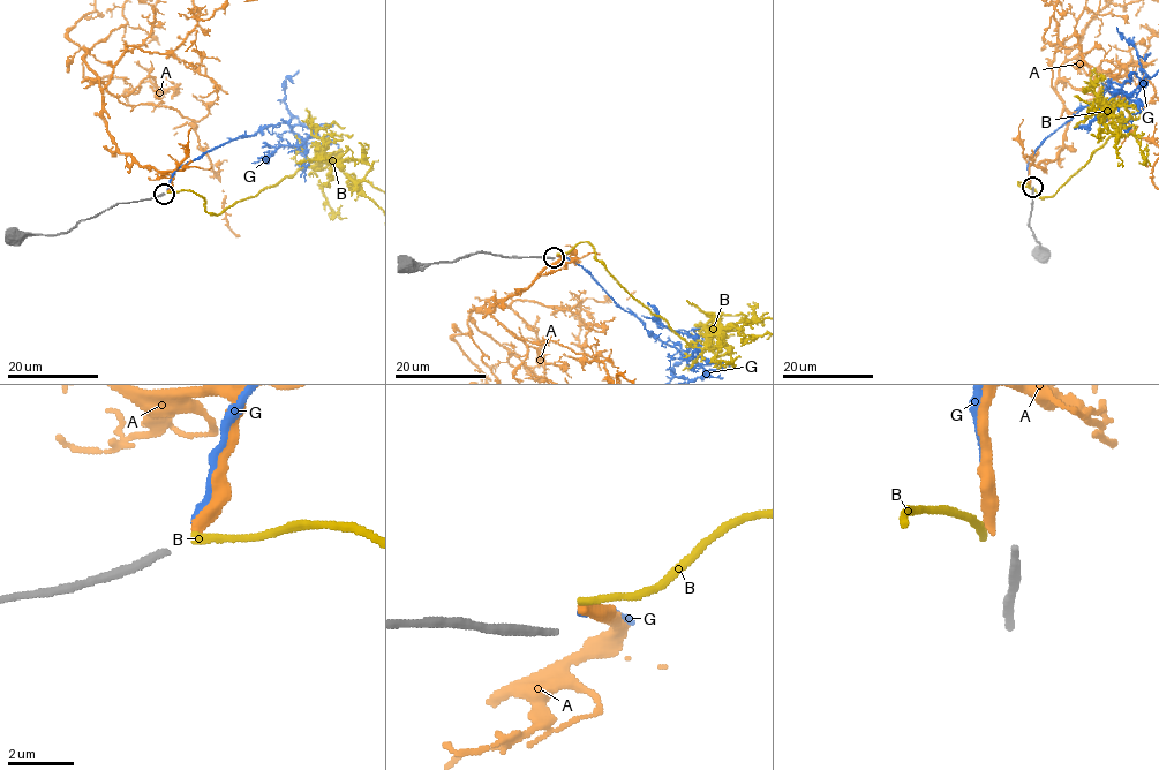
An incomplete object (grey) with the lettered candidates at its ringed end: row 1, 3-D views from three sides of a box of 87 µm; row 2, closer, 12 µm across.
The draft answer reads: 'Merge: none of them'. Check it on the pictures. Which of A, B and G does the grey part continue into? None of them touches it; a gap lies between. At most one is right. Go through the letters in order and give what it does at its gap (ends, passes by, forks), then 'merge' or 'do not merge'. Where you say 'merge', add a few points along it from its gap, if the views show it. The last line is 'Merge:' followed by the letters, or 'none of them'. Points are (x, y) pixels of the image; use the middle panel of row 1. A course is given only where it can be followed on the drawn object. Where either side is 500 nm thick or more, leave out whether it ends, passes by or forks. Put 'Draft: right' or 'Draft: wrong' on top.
Draft: right
A: it ends | do not merge
B: it ends | do not merge
G: it ends | do not merge
Merge: none of them

